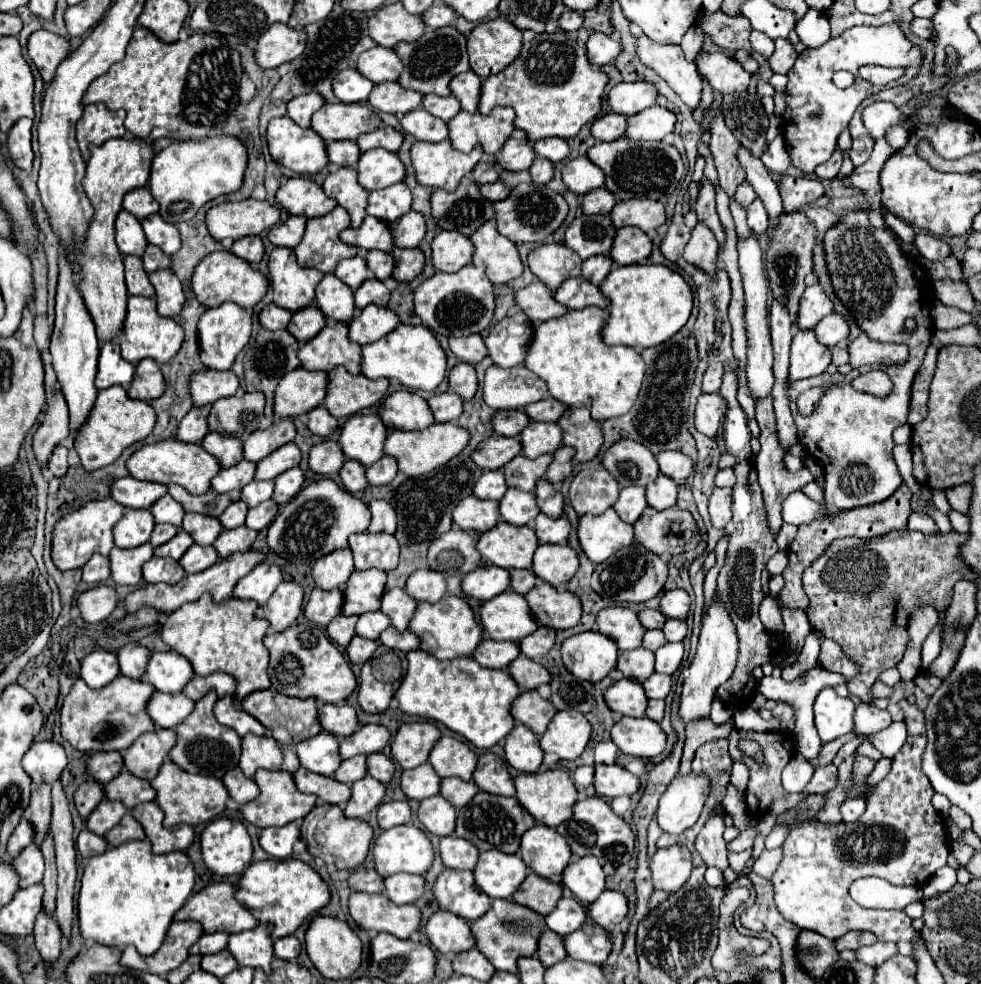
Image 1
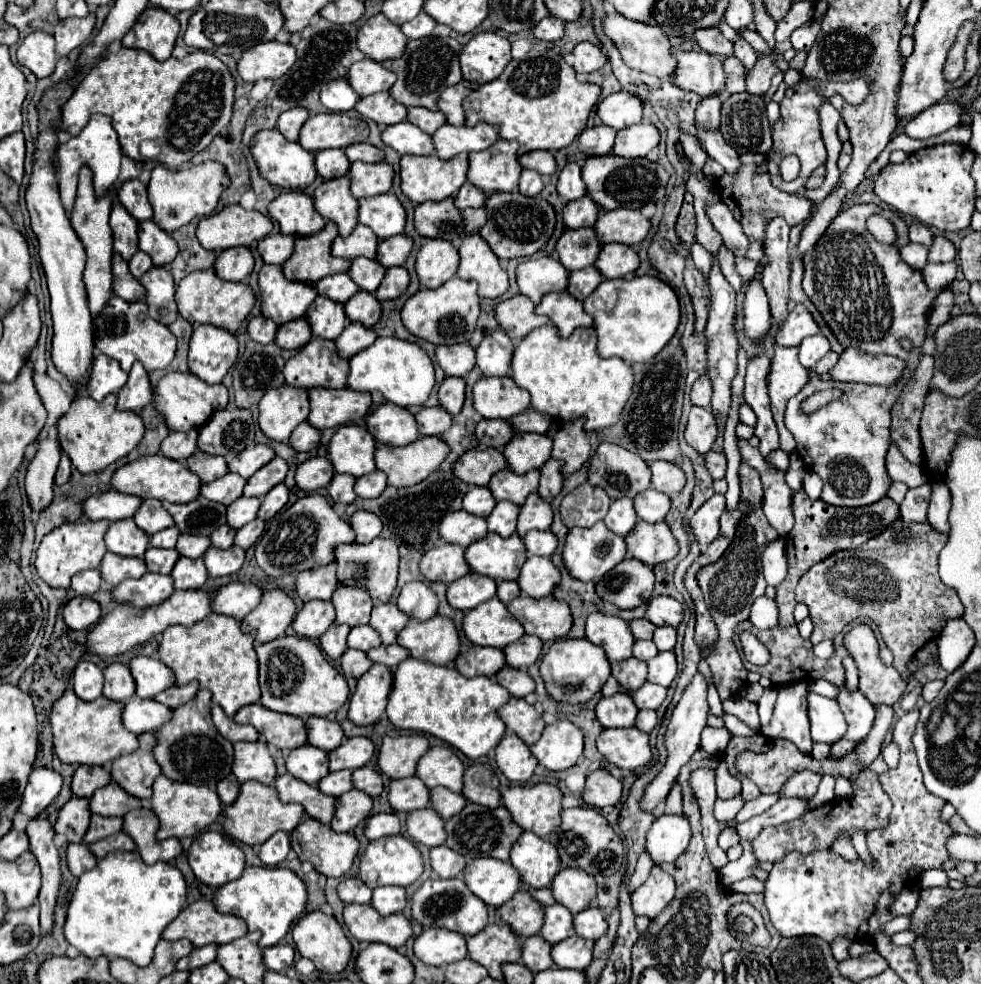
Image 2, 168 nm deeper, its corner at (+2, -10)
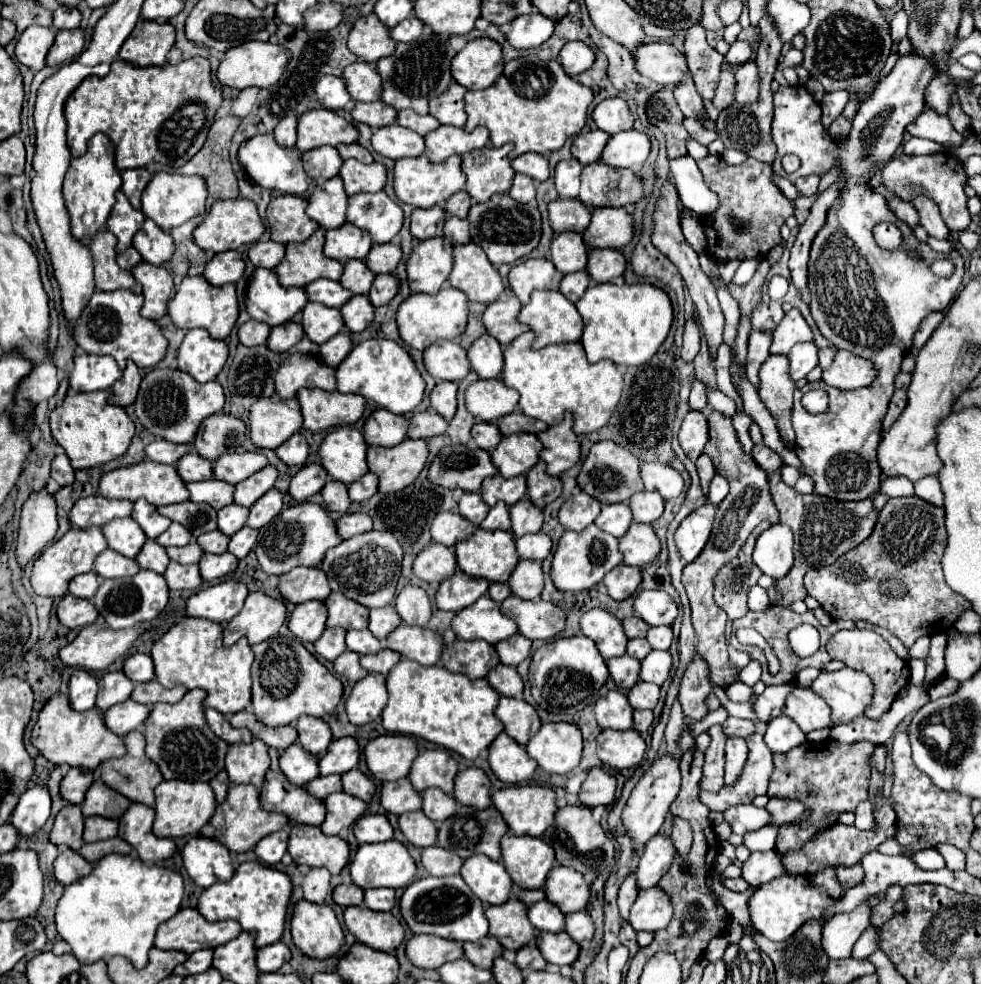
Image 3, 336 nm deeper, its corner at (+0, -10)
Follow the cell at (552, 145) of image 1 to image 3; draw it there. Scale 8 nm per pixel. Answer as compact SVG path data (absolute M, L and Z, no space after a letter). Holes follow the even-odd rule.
M524 153L524 155L516 157L512 161L512 169L516 173L524 173L524 175L532 177L534 181L546 181L550 175L548 159L544 155L536 155L536 153Z

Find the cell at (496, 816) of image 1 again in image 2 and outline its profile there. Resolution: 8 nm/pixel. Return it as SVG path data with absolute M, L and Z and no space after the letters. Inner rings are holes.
M468 803L462 813L454 815L452 819L446 821L446 845L450 849L454 849L456 853L464 855L466 859L476 859L476 857L494 857L500 861L508 861L510 857L510 849L514 845L514 841L518 841L518 837L522 835L522 829L512 821L510 811L506 811L504 805L490 809L490 807L482 807L476 803Z

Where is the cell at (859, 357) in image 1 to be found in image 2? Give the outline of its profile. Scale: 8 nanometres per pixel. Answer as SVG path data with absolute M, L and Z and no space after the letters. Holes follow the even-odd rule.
M848 347L832 369L832 377L834 381L876 383L890 387L902 377L906 365L906 361L892 355L868 355L858 347Z

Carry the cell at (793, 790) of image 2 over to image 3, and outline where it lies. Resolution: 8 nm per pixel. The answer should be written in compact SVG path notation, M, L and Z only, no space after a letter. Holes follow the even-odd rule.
M770 799L766 811L772 815L770 825L784 825L798 819L804 813L804 805L792 799Z

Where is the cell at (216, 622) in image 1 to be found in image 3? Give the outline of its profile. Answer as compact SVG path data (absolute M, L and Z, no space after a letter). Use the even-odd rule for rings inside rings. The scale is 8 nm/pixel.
M192 617L182 619L152 645L150 655L156 667L156 681L162 687L170 689L176 685L184 685L186 689L204 689L206 699L202 701L202 705L218 709L224 717L250 707L250 665L254 661L252 649L246 639L238 641L232 647L224 647L220 623Z

